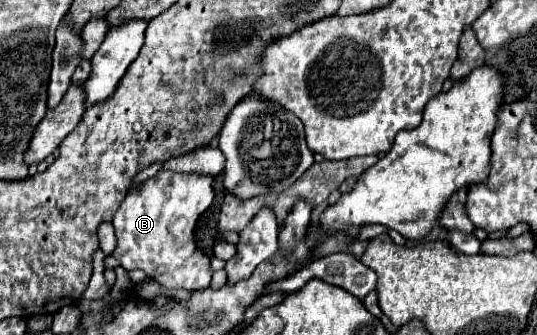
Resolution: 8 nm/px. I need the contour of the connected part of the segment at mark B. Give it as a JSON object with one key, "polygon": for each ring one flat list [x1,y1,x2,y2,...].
{"polygon":[[159,170,149,180,137,184,121,202,113,226,117,248,113,256,129,270,143,270,157,284,175,290,201,290,211,284,211,258,197,246,195,226,213,202,213,176,195,172]]}

